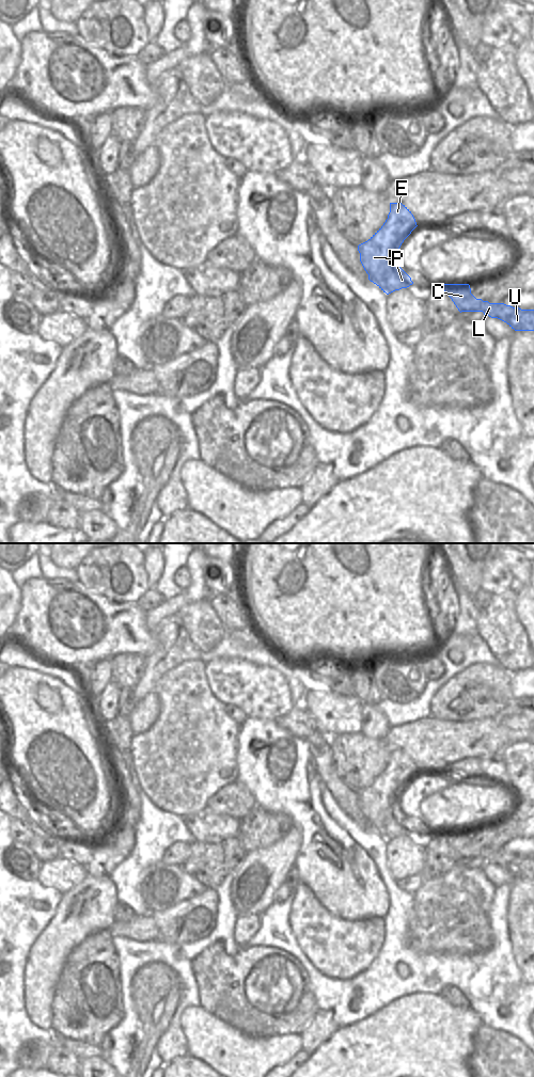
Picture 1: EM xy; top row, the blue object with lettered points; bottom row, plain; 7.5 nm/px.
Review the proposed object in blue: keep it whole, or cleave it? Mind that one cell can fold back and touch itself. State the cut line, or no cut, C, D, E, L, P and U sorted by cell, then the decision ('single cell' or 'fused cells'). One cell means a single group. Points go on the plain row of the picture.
cut in xy along (452, 830), (452, 836), (448, 840); C L U / D E P; fused cells

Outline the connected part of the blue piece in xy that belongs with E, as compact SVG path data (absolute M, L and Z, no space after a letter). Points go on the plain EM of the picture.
M390 749L390 759L383 772L367 788L358 792L360 808L368 826L387 841L413 830L411 824L399 813L397 802L402 790L417 773L413 761L405 751Z

